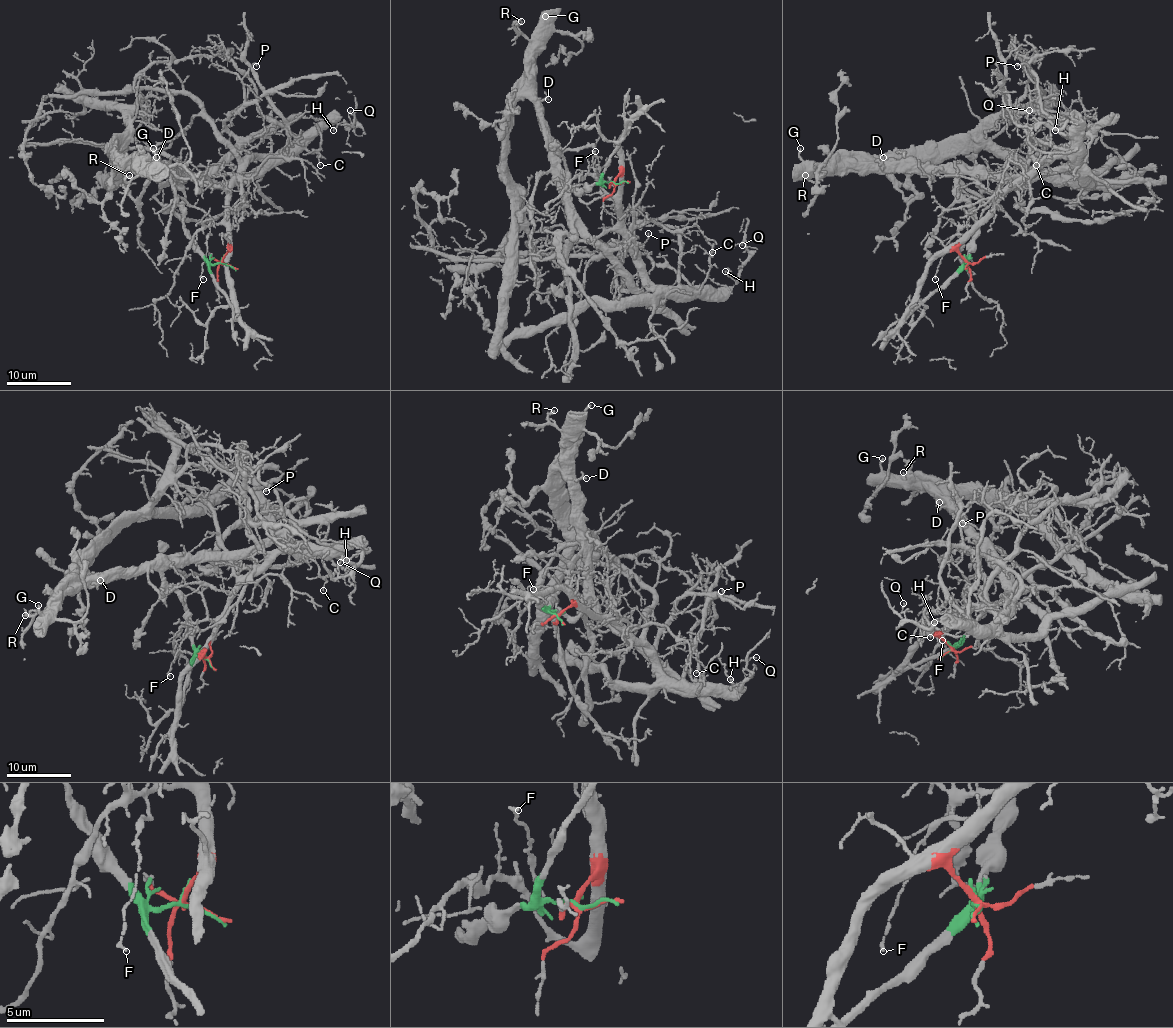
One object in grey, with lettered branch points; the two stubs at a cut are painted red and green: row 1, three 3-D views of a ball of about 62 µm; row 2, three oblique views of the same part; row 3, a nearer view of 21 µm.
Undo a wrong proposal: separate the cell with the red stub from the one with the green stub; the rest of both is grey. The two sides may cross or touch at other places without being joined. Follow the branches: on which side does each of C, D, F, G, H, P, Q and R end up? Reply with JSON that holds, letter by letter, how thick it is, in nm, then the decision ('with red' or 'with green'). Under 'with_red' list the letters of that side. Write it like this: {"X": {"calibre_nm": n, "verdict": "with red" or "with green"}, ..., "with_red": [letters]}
{"C": {"calibre_nm": 90, "verdict": "with red"}, "D": {"calibre_nm": 80, "verdict": "with green"}, "F": {"calibre_nm": 110, "verdict": "with red"}, "G": {"calibre_nm": 240, "verdict": "with green"}, "H": {"calibre_nm": 130, "verdict": "with red"}, "P": {"calibre_nm": 140, "verdict": "with red"}, "Q": {"calibre_nm": 90, "verdict": "with red"}, "R": {"calibre_nm": 140, "verdict": "with green"}, "with_red": ["C", "F", "H", "P", "Q"]}

